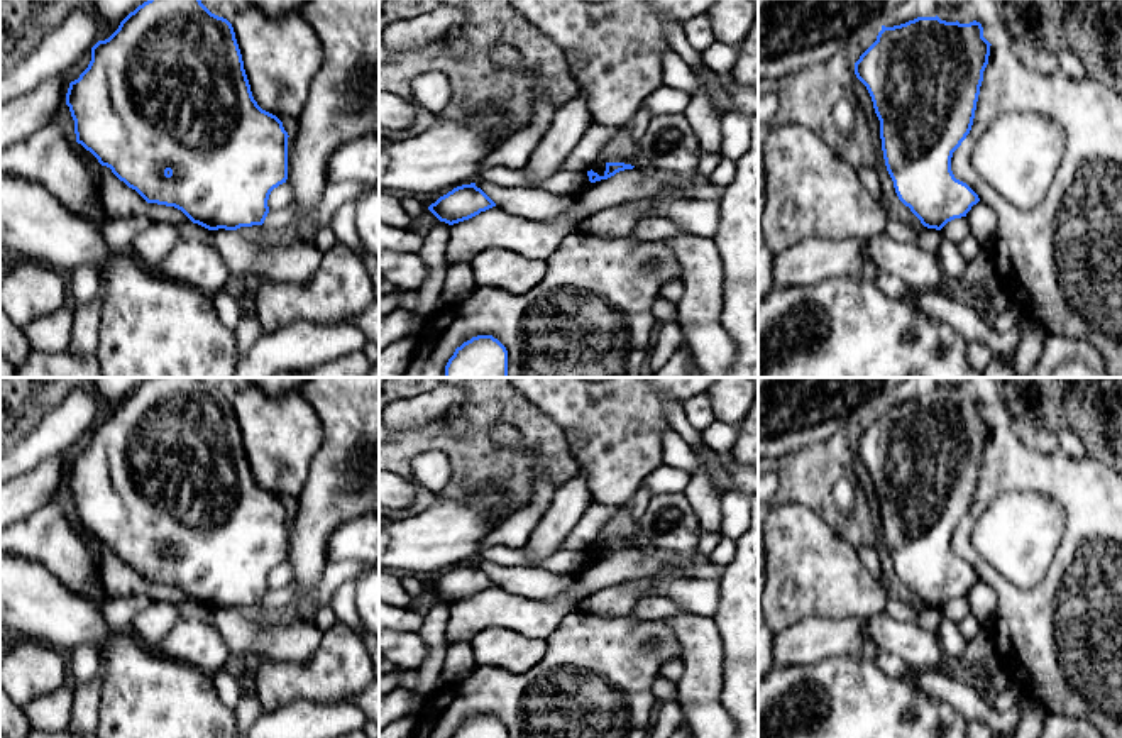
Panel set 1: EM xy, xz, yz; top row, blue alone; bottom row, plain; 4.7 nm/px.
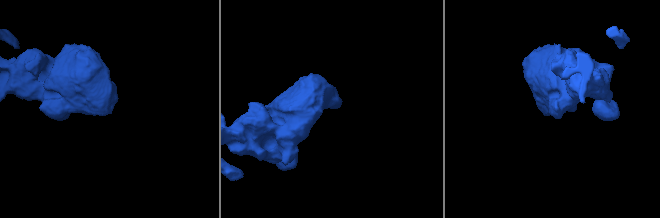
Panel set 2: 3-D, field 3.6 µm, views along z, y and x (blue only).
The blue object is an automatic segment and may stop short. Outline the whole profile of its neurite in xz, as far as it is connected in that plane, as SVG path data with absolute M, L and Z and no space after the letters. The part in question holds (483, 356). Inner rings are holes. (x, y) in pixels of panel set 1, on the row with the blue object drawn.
M477 335L455 349L445 377L508 377L508 350L492 335Z

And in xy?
M147 0L130 12L118 29L105 41L91 47L91 61L78 80L69 83L66 105L74 120L76 142L90 151L102 166L135 190L147 203L174 207L181 210L193 223L208 230L237 230L240 227L262 225L267 213L267 200L274 188L288 179L288 132L283 122L262 110L252 96L250 85L244 69L242 54L235 39L232 24L212 14L201 0Z

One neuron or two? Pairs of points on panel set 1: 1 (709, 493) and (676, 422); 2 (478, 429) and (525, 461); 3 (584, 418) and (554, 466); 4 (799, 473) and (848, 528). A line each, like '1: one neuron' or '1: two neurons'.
1: two neurons
2: one neuron
3: two neurons
4: one neuron

